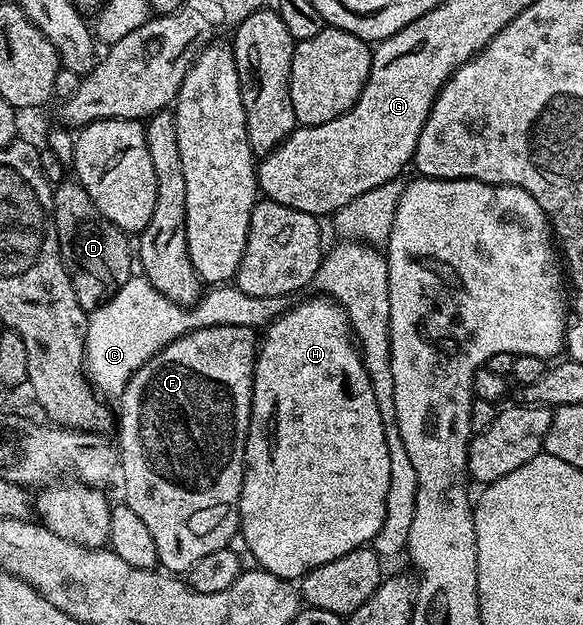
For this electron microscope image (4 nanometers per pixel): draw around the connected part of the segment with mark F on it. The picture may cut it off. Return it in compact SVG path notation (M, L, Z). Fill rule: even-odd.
M205 327L202 330L191 331L189 334L179 336L173 343L149 360L131 376L125 390L119 395L121 401L121 444L119 443L119 479L125 485L123 502L130 506L147 524L151 537L155 540L157 561L162 571L174 576L188 575L189 570L203 556L210 552L224 550L229 542L239 534L241 525L241 489L245 475L245 441L251 420L251 400L253 399L253 373L257 363L258 335L251 327Z

